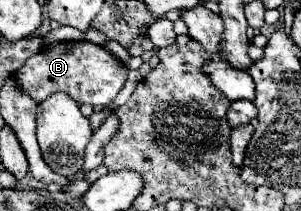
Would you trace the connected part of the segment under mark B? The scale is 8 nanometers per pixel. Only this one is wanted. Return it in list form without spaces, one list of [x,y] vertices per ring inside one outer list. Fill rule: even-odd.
[[[63,41],[57,45],[49,45],[27,59],[23,69],[17,71],[17,81],[37,103],[45,101],[55,91],[63,91],[77,103],[91,103],[93,107],[109,105],[123,89],[125,79],[127,67],[101,45],[89,41]]]

